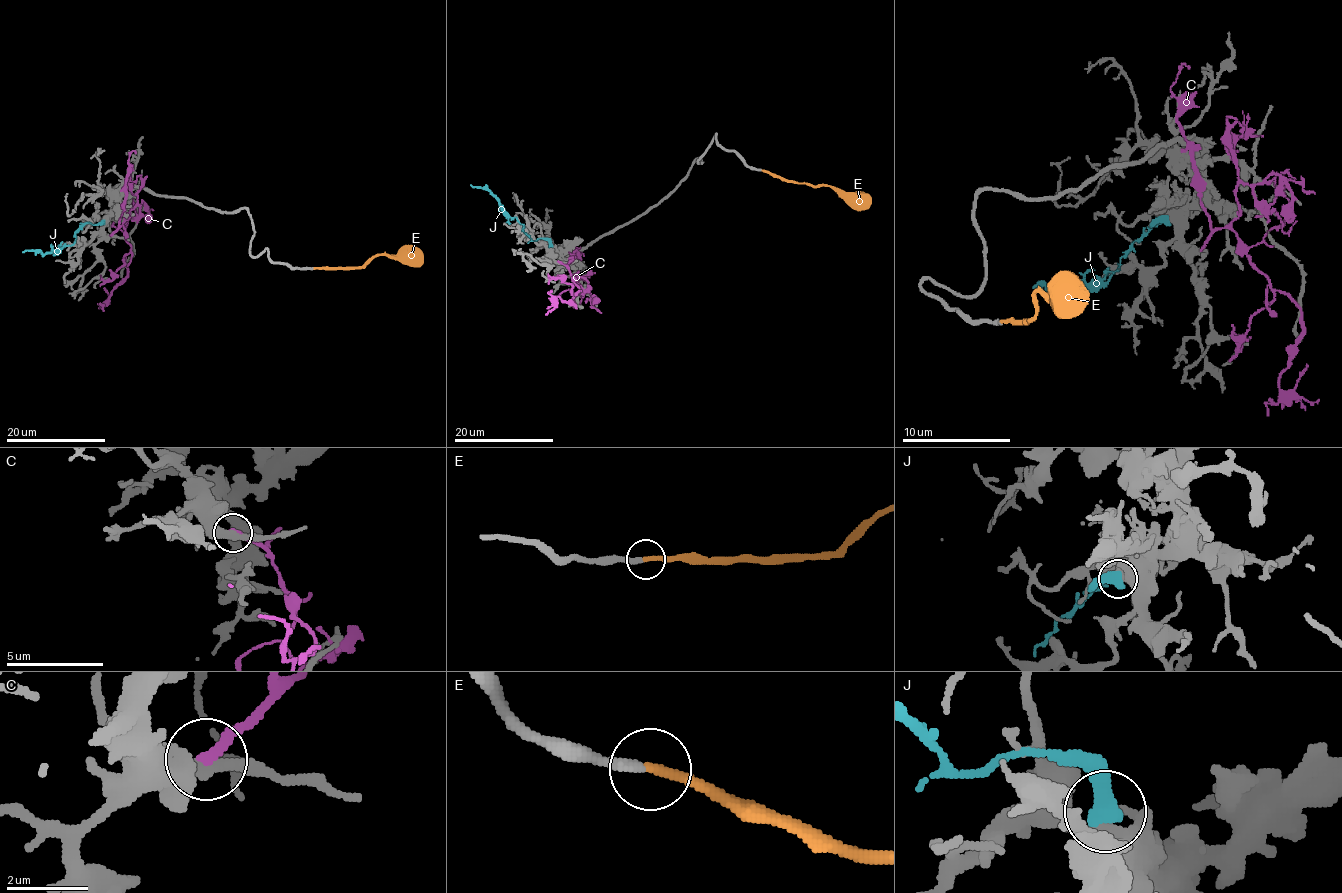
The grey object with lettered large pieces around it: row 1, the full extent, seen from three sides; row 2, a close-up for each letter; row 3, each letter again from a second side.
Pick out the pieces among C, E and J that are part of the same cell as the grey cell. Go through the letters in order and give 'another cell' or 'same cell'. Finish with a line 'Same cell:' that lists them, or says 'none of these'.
C: another cell
E: same cell
J: another cell
Same cell: E

